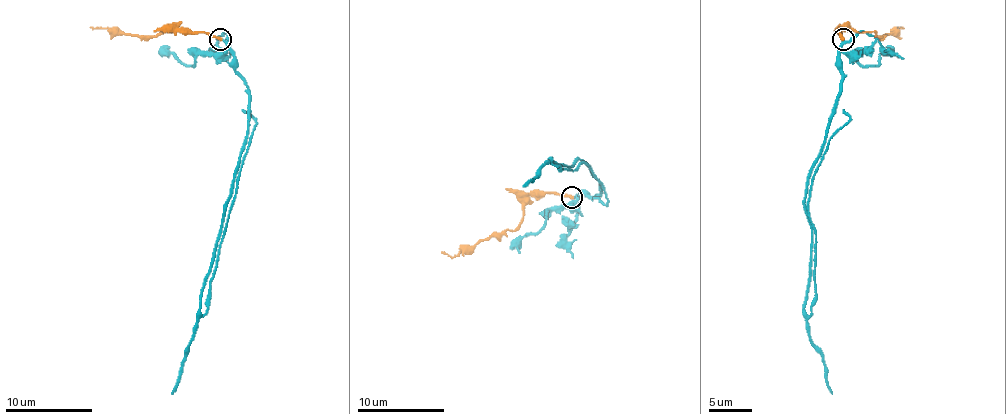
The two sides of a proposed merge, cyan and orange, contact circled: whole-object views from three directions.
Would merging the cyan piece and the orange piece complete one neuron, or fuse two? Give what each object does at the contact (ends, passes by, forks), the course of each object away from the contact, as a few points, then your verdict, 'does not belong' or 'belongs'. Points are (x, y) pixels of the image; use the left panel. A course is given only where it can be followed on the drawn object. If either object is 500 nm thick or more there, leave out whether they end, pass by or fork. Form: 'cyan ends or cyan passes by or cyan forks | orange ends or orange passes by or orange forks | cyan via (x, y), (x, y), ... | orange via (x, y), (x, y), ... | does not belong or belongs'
cyan passes by | orange ends | cyan via (221, 38), (234, 56), (234, 71), (245, 82), (249, 103), (245, 145), (201, 292), (195, 335), (171, 394) | orange via (221, 38), (173, 27), (171, 32), (140, 36), (112, 34), (101, 27), (91, 27) | belongs

